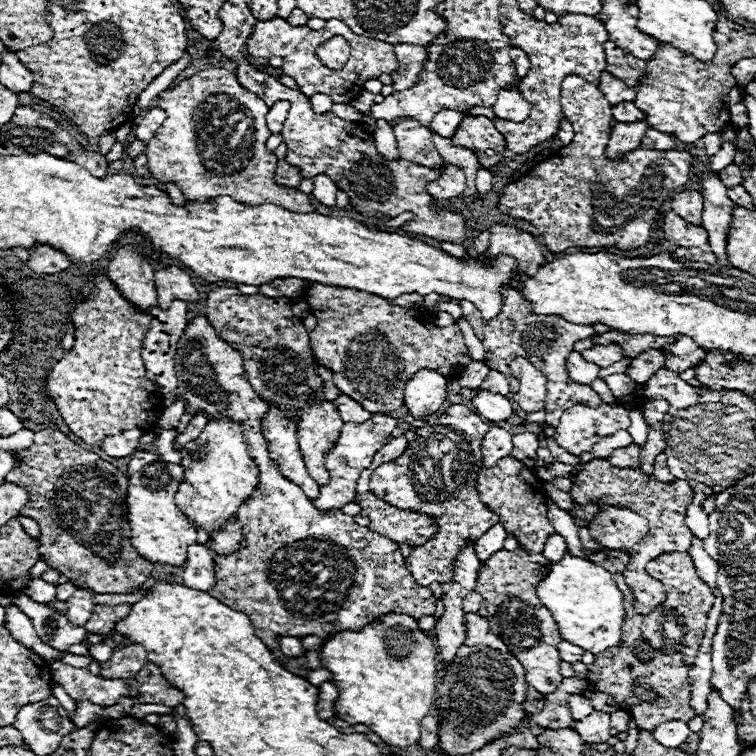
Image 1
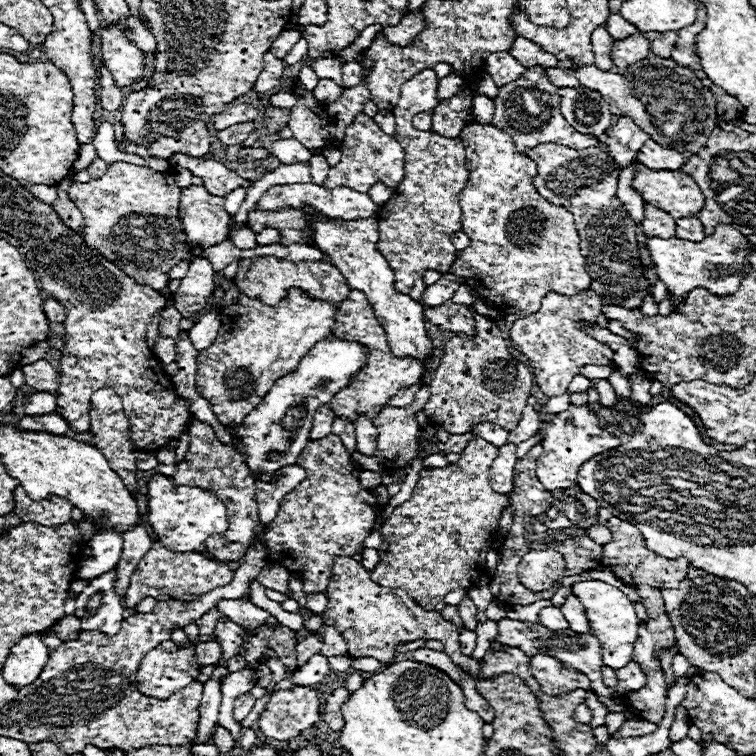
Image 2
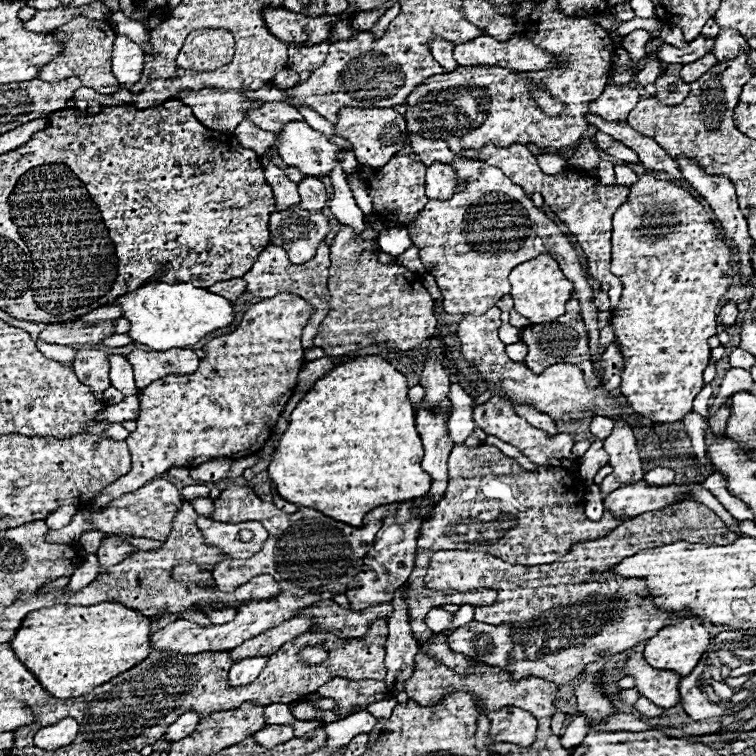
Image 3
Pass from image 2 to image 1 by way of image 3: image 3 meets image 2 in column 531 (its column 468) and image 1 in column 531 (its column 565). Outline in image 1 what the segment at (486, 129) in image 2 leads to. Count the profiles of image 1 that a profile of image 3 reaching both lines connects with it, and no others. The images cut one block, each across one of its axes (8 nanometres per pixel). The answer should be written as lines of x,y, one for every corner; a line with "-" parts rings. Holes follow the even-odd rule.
508,224
490,226
490,234
490,246
486,250
488,258
494,258
498,254
510,254
518,260
520,272
526,274
534,274
536,268
546,262
542,246
532,234

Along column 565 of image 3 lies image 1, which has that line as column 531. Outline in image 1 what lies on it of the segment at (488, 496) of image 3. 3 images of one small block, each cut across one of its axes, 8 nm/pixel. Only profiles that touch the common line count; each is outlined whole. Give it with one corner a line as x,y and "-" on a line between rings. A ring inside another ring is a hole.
512,458
498,460
498,464
492,468
480,468
478,492
484,504
500,516
506,532
516,536
520,548
532,554
542,552
544,542
550,534
554,534
554,526
548,520
548,496
544,492
544,482
536,478
536,472
532,468
526,468
524,464
520,464
520,460

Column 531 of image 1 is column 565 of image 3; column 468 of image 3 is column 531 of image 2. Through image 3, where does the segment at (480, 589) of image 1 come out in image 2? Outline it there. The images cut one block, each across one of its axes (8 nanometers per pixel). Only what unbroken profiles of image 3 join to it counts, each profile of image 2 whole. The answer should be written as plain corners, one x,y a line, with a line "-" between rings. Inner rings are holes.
530,550
522,556
517,574
526,588
538,592
548,590
564,572
564,558
554,550

